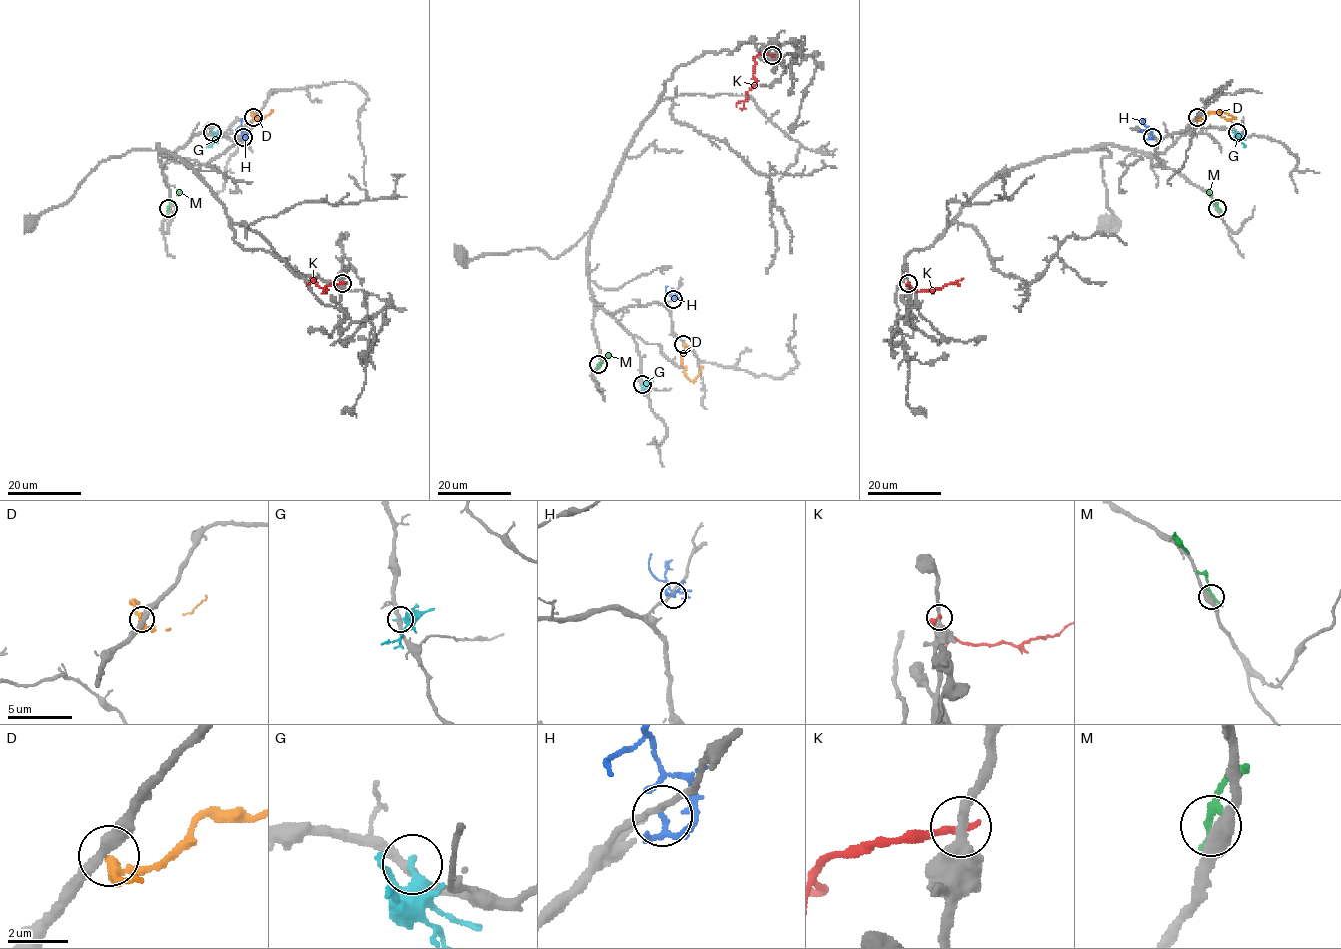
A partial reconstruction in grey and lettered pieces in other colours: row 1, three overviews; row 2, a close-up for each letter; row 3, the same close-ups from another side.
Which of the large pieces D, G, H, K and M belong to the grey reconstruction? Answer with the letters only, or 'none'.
none

